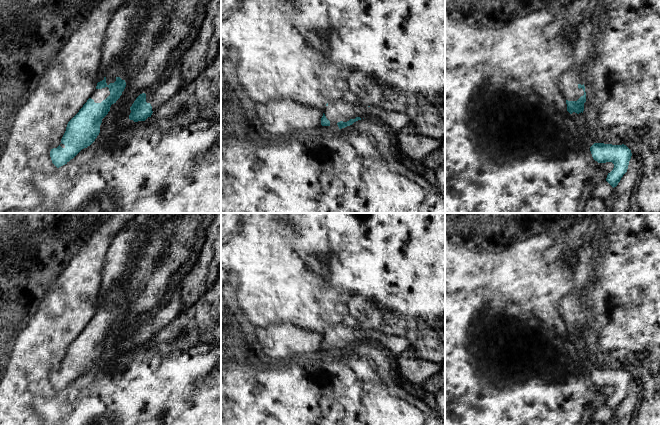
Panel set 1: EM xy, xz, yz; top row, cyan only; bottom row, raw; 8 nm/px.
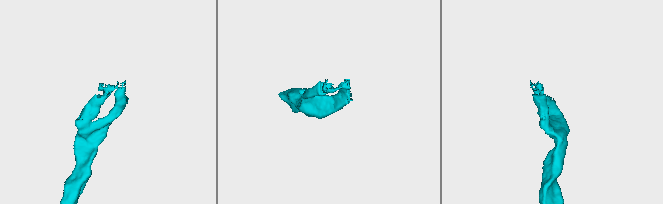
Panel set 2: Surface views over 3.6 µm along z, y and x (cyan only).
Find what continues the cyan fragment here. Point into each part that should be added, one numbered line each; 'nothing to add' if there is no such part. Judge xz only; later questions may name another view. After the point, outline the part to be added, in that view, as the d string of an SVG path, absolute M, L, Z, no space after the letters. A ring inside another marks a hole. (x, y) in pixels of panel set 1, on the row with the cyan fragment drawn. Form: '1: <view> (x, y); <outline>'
1: xz (339, 110); M343 100L329 102L323 113L330 121L330 127L336 129L339 129L338 122L347 122L356 117L375 120L384 125L391 133L397 133L410 123L409 116L403 113L385 110L376 106L355 105Z

